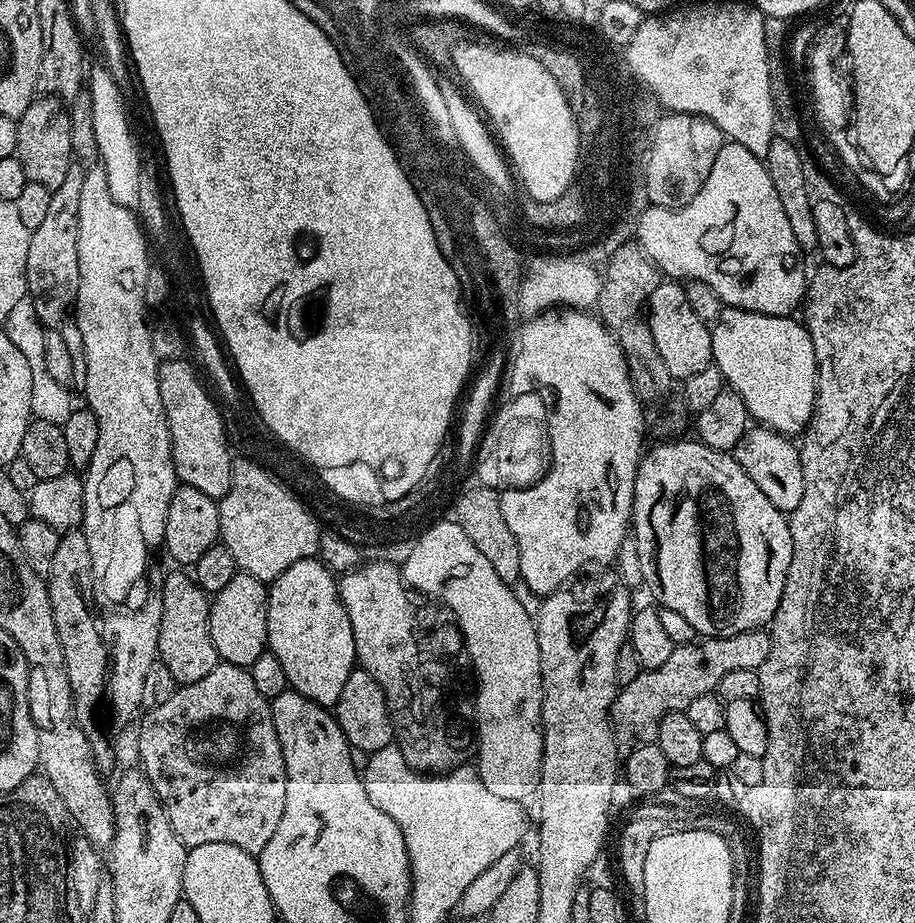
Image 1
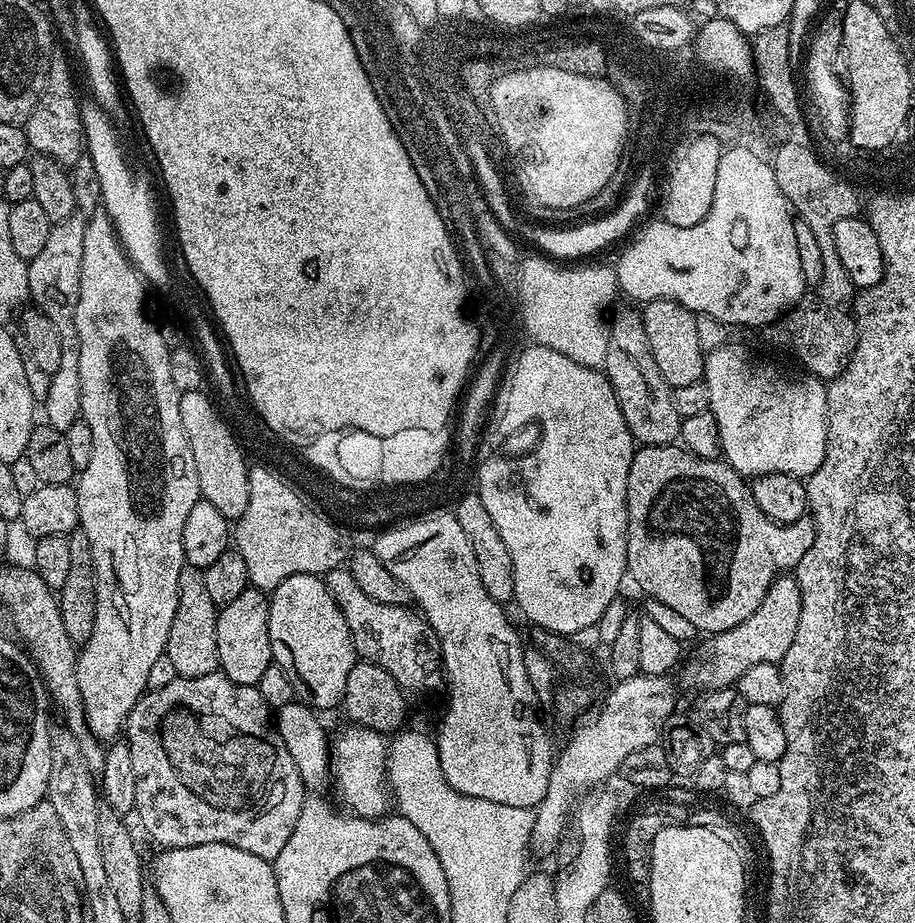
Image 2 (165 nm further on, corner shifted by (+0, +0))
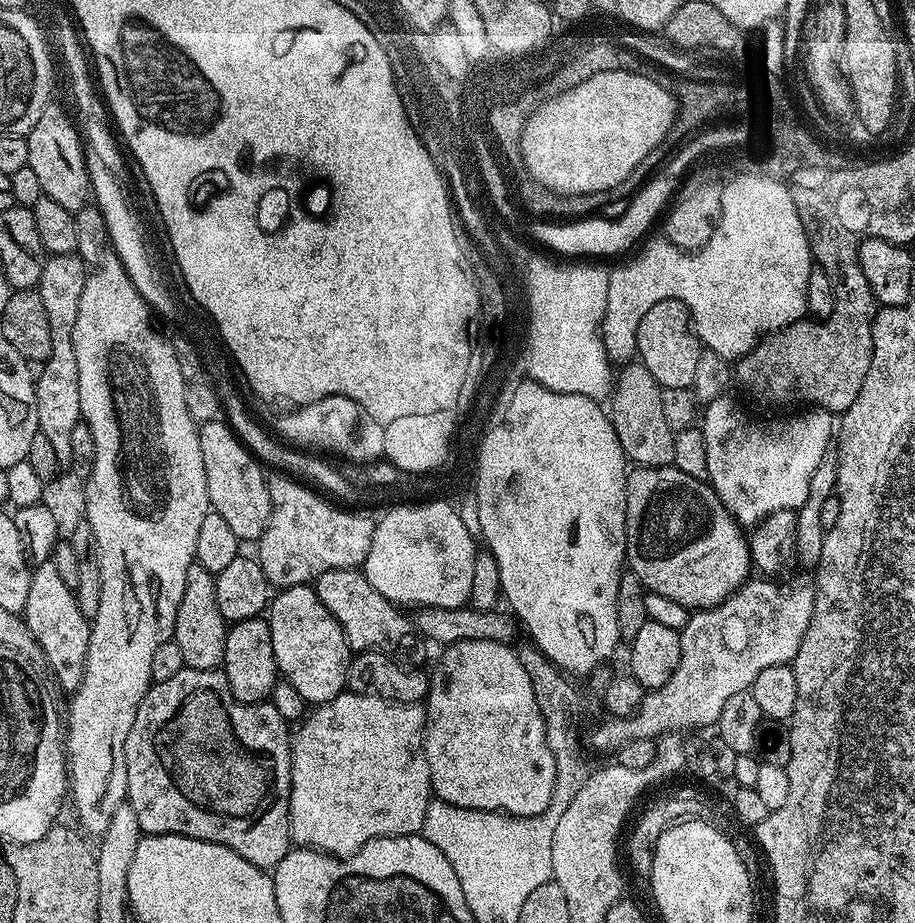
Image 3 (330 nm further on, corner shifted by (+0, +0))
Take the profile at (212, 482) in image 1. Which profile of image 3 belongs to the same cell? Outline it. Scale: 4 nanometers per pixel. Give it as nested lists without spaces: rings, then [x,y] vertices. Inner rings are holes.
[[[217,418],[199,425],[202,446],[202,466],[206,466],[206,494],[211,511],[222,514],[222,519],[234,530],[242,542],[259,541],[270,522],[270,490],[268,476],[262,464],[251,450],[229,428],[223,419]]]

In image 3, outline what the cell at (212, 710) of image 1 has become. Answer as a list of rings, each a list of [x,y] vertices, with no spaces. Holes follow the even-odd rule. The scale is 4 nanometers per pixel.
[[[184,667],[178,674],[174,674],[174,678],[166,678],[166,682],[153,683],[138,706],[138,714],[134,714],[134,726],[130,726],[130,734],[126,734],[124,749],[126,750],[126,782],[128,783],[126,802],[134,810],[134,818],[138,818],[141,833],[150,836],[185,836],[221,844],[234,850],[234,854],[242,854],[246,862],[265,870],[275,869],[276,864],[282,862],[284,855],[290,851],[292,844],[290,834],[292,740],[289,721],[284,720],[282,714],[278,714],[278,710],[274,710],[271,702],[262,704],[238,702],[238,698],[234,698],[230,690],[230,682],[223,671]]]

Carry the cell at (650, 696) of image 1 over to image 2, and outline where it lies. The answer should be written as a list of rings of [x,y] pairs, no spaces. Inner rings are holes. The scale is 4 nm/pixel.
[[[790,574],[777,576],[770,590],[766,592],[758,610],[746,621],[730,630],[707,637],[707,644],[700,657],[696,656],[688,664],[688,674],[703,690],[727,688],[758,663],[777,664],[784,659],[787,650],[797,634],[798,620],[801,618],[801,588]]]

